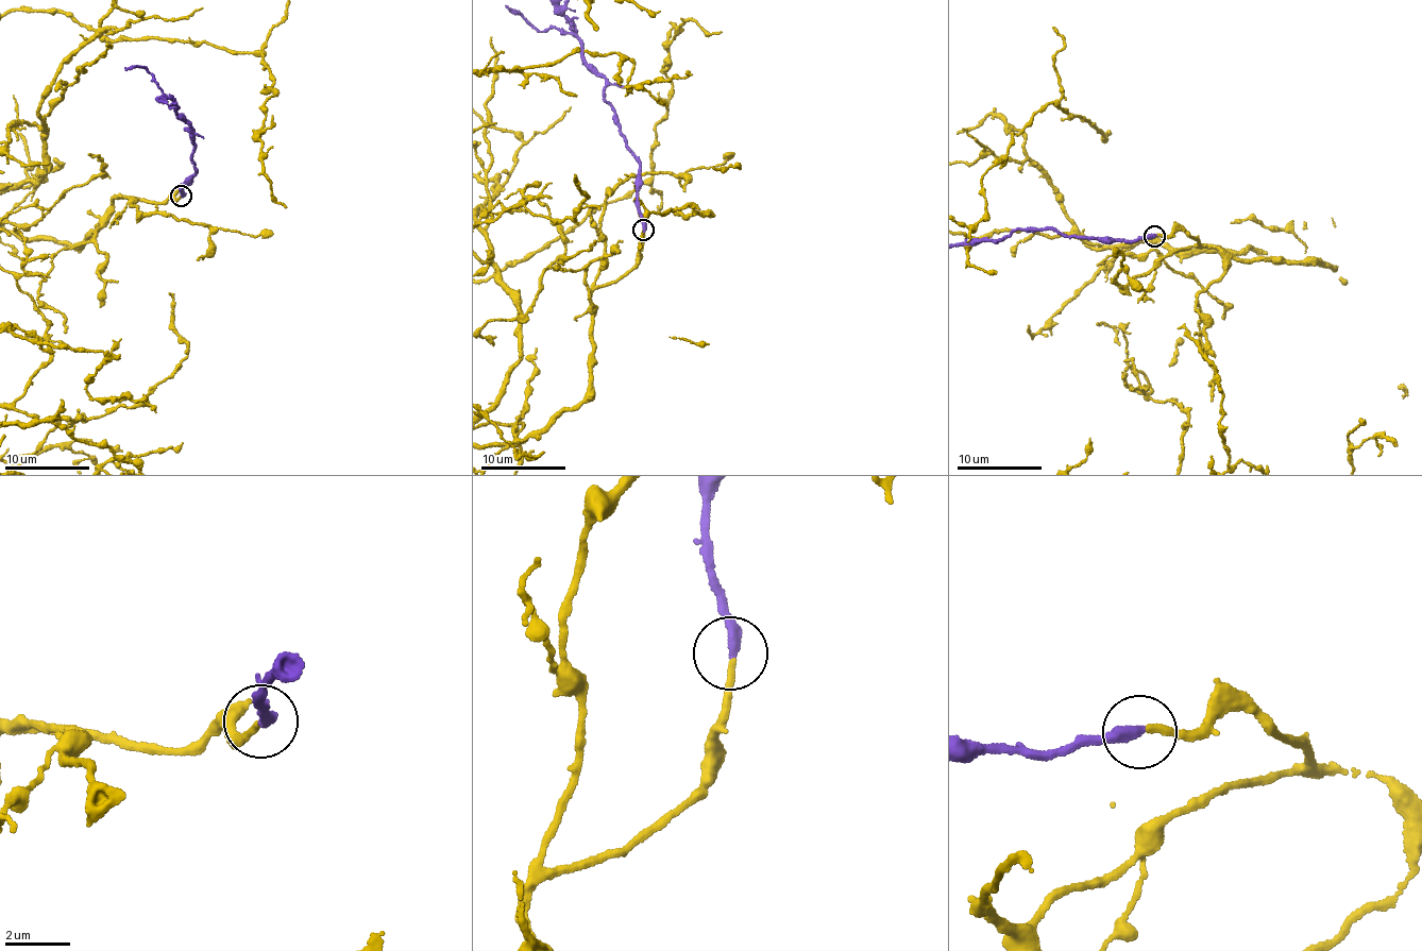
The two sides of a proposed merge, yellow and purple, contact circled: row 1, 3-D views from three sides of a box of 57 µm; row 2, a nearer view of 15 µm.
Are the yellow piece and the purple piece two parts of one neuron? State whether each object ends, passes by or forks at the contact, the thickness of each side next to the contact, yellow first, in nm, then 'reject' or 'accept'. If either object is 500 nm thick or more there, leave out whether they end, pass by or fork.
yellow ends there; purple ends there; 200 nm thick on the yellow side, 360 nm on the other; accept

